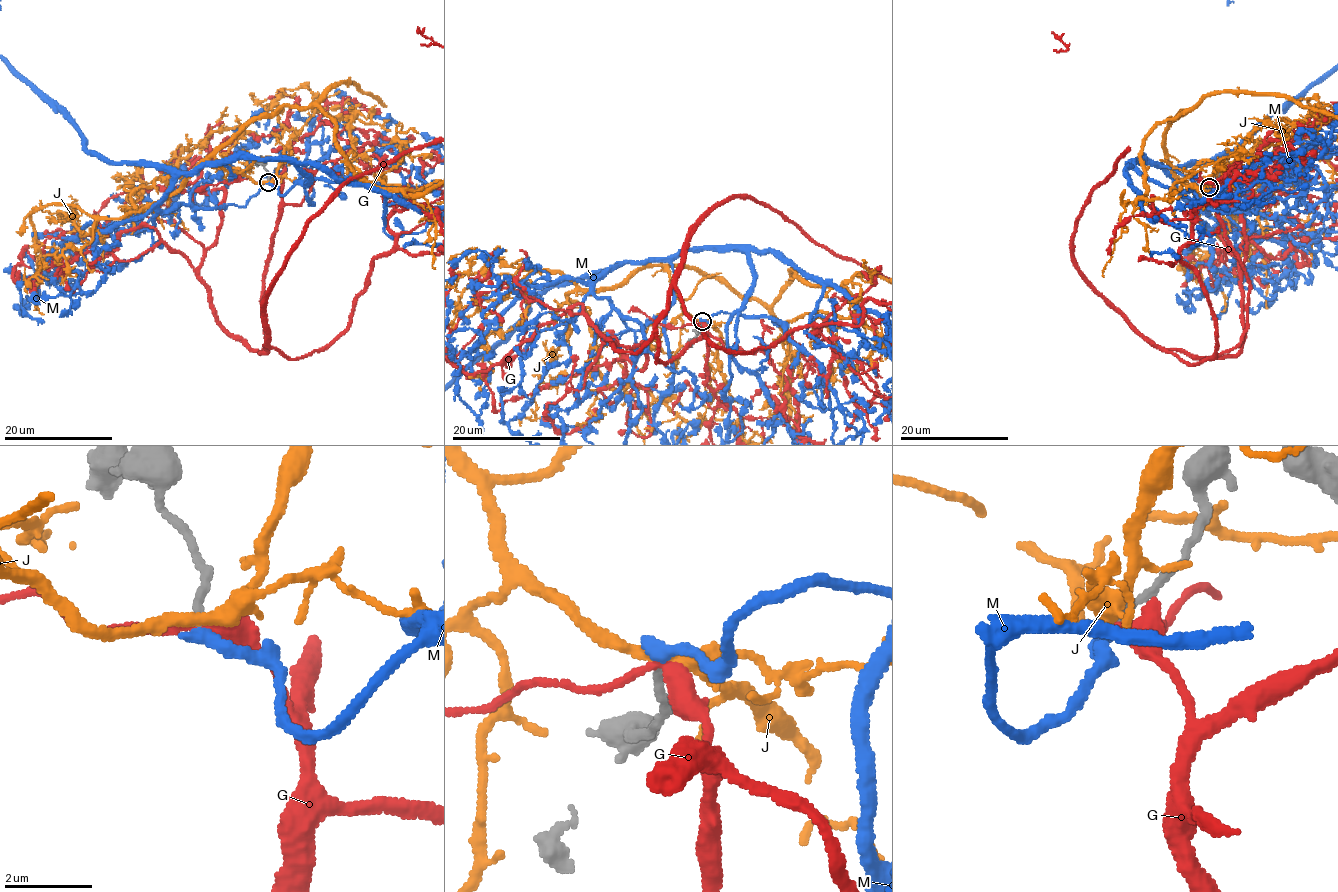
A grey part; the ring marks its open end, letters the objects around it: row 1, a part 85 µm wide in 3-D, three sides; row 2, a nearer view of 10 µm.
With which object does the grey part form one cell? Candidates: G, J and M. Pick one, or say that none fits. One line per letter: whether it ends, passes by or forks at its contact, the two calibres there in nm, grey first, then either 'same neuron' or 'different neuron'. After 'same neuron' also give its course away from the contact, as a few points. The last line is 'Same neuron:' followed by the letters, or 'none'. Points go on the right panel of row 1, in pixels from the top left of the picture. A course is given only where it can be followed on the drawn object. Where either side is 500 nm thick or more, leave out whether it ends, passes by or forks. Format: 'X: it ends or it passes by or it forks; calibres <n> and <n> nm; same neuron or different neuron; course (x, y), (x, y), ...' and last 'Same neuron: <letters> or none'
G: it passes by; calibres 190 and 280 nm; different neuron
J: it passes by; calibres 190 and 320 nm; different neuron
M: it ends; calibres 170 and 320 nm; same neuron
Same neuron: M

